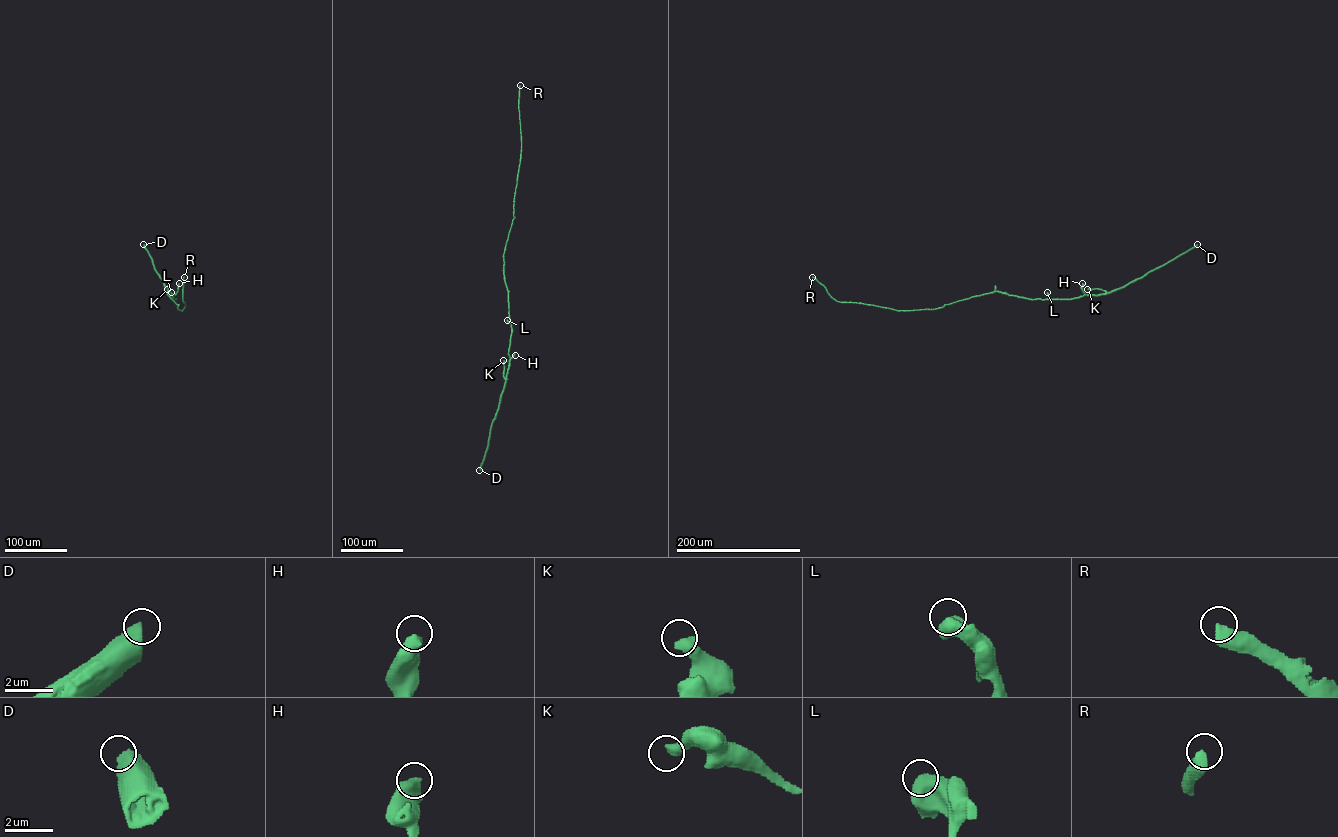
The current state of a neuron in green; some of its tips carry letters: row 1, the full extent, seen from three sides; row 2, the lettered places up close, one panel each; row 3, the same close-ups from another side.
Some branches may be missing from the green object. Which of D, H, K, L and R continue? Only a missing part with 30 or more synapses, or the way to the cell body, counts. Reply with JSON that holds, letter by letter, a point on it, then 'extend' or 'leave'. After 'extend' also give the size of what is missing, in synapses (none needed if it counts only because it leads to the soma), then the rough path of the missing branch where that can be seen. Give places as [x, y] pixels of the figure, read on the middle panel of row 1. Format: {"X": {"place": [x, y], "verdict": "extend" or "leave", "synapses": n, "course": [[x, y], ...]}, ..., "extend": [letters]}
{"D": {"place": [479, 470], "verdict": "leave"}, "H": {"place": [515, 355], "verdict": "leave"}, "K": {"place": [503, 360], "verdict": "leave"}, "L": {"place": [507, 320], "verdict": "leave"}, "R": {"place": [520, 85], "verdict": "extend", "synapses": 70, "course": [[520, 85], [520, 64], [514, 59]]}, "extend": ["R"]}

